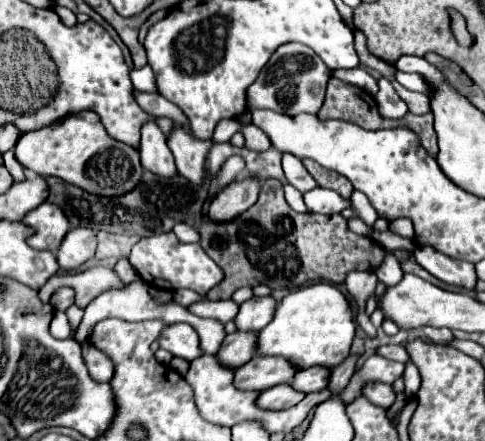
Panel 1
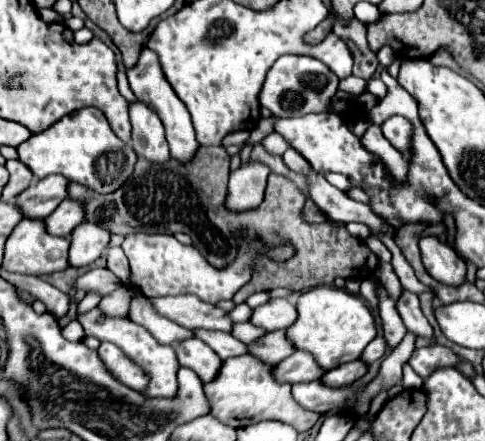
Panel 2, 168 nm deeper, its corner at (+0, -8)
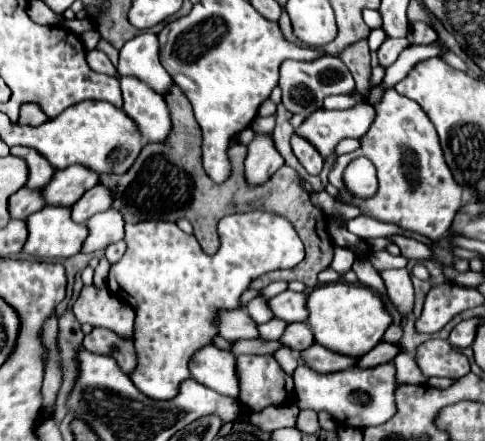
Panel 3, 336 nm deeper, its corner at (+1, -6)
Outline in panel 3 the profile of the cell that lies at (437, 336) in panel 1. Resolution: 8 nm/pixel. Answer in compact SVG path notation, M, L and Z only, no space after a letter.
M405 268L383 270L383 272L379 272L379 276L383 278L389 300L397 306L397 310L403 316L407 316L413 310L413 284L411 284L409 272Z

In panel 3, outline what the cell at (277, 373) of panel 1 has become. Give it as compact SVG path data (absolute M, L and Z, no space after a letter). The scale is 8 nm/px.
M321 344L309 346L303 354L299 354L299 358L305 360L309 366L313 366L313 370L321 370L321 372L347 370L347 368L351 368L359 362L359 358L345 356L345 354L335 354L333 350L325 348Z

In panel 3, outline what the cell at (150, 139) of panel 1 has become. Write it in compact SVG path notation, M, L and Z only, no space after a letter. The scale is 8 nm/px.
M123 76L121 92L123 110L141 126L143 138L147 142L163 142L171 130L171 118L165 98L137 76Z

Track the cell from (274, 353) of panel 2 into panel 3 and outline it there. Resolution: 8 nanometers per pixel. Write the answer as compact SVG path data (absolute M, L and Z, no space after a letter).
M293 322L287 326L281 342L285 342L285 346L297 352L297 350L305 350L307 346L315 344L315 338L313 338L311 328L305 322Z

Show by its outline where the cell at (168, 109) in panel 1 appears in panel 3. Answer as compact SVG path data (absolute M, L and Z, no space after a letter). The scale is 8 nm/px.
M89 50L89 52L85 54L85 60L89 62L89 68L91 68L91 70L101 72L101 74L109 74L109 76L117 76L115 66L111 64L111 60L109 60L101 50Z

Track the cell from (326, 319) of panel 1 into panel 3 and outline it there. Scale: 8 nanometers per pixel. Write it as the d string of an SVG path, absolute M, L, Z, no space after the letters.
M333 282L321 284L309 294L309 318L307 324L313 330L315 342L327 346L345 356L363 356L373 346L383 340L385 330L393 322L385 298L361 284L347 284L347 282Z

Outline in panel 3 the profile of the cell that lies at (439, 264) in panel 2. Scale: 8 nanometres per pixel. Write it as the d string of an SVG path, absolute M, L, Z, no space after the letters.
M385 88L381 100L375 104L375 120L371 128L359 138L359 142L361 146L357 150L337 156L329 172L329 182L341 188L341 174L345 166L357 156L369 158L377 168L379 192L369 198L369 202L353 204L363 208L365 214L375 220L393 222L431 240L441 240L447 234L453 216L461 208L461 188L453 180L453 174L443 160L437 132L423 114L421 106L397 94L395 88Z

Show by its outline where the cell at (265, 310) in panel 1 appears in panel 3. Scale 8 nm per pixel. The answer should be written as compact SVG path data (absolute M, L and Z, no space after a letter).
M285 290L283 294L271 298L271 310L275 312L277 318L285 322L305 322L309 312L307 312L307 294L305 292L293 292Z

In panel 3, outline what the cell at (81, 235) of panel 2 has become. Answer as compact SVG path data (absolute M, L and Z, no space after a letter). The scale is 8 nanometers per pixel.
M113 208L95 214L87 222L87 226L89 226L89 240L83 242L83 252L103 250L111 242L119 242L119 240L125 238L123 216Z

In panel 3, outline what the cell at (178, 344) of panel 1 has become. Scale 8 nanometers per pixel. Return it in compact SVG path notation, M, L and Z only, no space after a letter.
M205 346L193 356L189 370L199 384L225 396L239 396L237 356L233 352L217 346Z

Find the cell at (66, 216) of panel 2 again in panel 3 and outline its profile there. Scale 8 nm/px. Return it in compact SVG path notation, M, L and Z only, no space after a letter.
M97 184L89 192L85 192L75 204L73 204L73 220L75 222L87 222L93 214L109 210L113 204L113 190L109 186Z

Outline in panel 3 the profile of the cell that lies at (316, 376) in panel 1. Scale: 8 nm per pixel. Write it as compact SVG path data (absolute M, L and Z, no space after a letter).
M379 342L369 354L365 354L365 356L359 358L359 366L377 366L377 364L391 362L399 352L401 352L401 346L399 344Z

